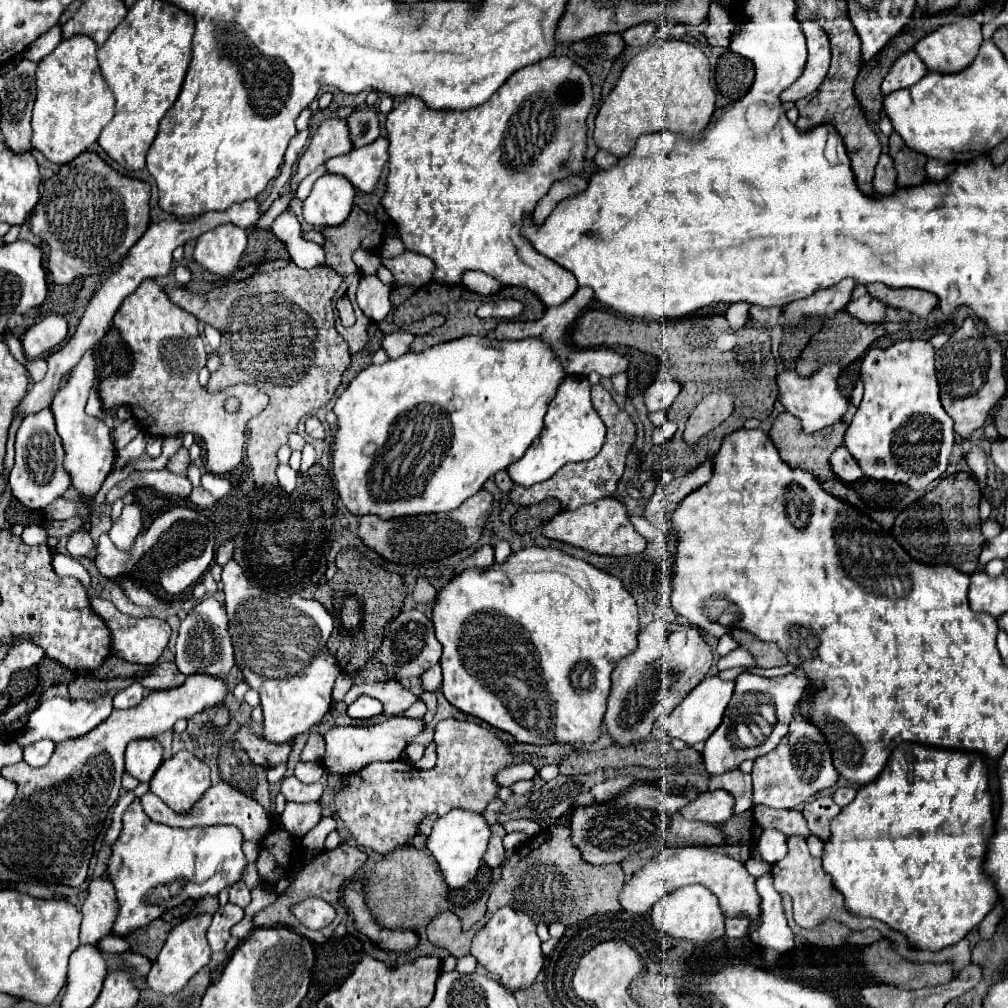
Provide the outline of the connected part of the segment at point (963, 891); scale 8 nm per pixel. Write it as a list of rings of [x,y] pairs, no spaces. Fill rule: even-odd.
[[[900,743],[892,753],[890,759],[880,773],[880,777],[874,783],[864,785],[858,789],[856,799],[846,805],[830,823],[832,837],[824,843],[824,857],[822,865],[824,871],[832,877],[836,889],[846,899],[846,909],[860,915],[860,917],[874,917],[884,923],[888,923],[892,929],[902,931],[912,945],[920,949],[942,949],[946,945],[958,943],[968,931],[972,931],[994,907],[998,901],[998,889],[994,885],[994,879],[986,875],[984,861],[988,851],[988,839],[994,835],[994,815],[992,815],[992,799],[988,793],[988,769],[986,769],[986,757],[980,753],[968,753],[968,751],[952,751],[952,749],[938,749],[938,747],[926,747],[920,743]]]

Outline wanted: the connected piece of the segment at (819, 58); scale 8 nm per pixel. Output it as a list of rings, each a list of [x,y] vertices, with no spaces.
[[[804,21],[802,31],[806,37],[806,47],[808,47],[808,61],[804,67],[804,73],[788,87],[782,91],[780,101],[798,101],[812,91],[818,89],[818,85],[824,81],[828,67],[830,67],[830,41],[826,31],[814,23],[814,21]]]

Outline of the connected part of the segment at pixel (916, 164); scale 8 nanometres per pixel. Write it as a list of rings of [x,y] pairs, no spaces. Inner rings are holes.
[[[892,131],[890,135],[890,155],[894,159],[894,167],[898,171],[898,185],[912,187],[926,181],[926,157],[922,153],[912,151],[902,143],[900,135]]]

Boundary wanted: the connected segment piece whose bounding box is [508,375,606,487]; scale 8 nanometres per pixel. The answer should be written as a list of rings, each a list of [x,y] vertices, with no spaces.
[[[570,375],[562,381],[562,385],[558,387],[558,391],[552,397],[548,411],[544,415],[542,433],[534,439],[528,453],[522,459],[518,459],[516,463],[512,463],[512,467],[508,467],[508,475],[514,481],[514,485],[532,487],[536,483],[548,481],[566,463],[592,459],[600,451],[600,447],[604,443],[606,427],[592,407],[590,387],[592,385],[586,377]]]

